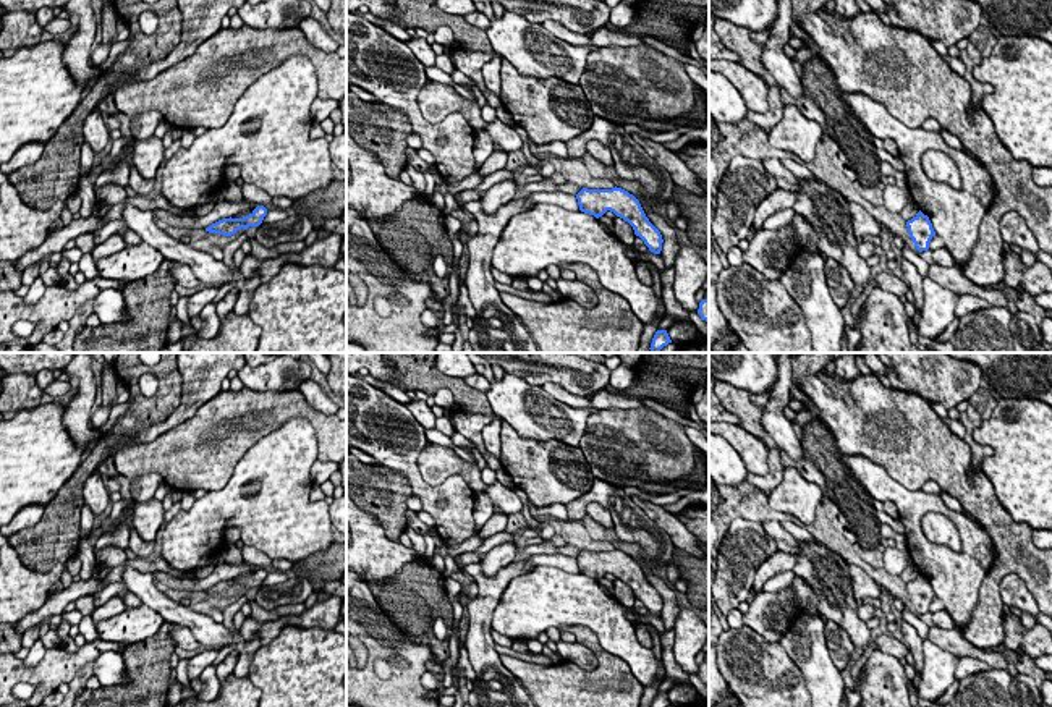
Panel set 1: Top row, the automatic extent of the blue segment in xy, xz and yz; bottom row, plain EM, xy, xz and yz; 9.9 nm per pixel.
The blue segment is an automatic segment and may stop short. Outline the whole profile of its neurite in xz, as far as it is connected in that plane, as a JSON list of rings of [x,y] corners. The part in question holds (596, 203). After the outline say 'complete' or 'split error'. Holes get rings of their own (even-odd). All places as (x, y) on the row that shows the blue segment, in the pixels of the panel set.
[[[583,188],[578,194],[579,210],[596,218],[602,217],[607,210],[628,222],[634,235],[639,236],[651,252],[660,254],[662,235],[646,217],[639,201],[621,188],[612,189],[588,189]]]; complete

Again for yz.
[[[919,210],[911,220],[906,222],[906,226],[908,226],[908,235],[914,243],[914,248],[919,252],[927,251],[929,243],[935,235],[929,217]]]; complete

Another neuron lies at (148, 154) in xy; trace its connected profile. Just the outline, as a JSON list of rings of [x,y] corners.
[[[157,136],[134,141],[131,163],[141,176],[155,178],[159,167],[165,162],[163,152],[163,142]]]

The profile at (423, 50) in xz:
[[[424,37],[418,39],[409,39],[405,42],[411,52],[416,55],[416,58],[424,65],[424,66],[435,66],[435,52],[432,50],[431,44]]]

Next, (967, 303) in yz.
[[[960,294],[957,304],[955,304],[955,317],[963,317],[969,312],[979,311],[979,309],[989,309],[994,307],[986,299],[973,296],[973,294]]]

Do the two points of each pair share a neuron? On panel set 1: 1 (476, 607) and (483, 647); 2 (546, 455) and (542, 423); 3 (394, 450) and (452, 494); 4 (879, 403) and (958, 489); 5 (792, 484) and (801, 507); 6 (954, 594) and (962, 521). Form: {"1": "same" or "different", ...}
{"1": "same", "2": "different", "3": "same", "4": "same", "5": "same", "6": "same"}

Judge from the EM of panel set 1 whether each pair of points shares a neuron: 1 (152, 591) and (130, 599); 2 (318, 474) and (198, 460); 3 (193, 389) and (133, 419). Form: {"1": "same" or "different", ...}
{"1": "different", "2": "different", "3": "different"}

